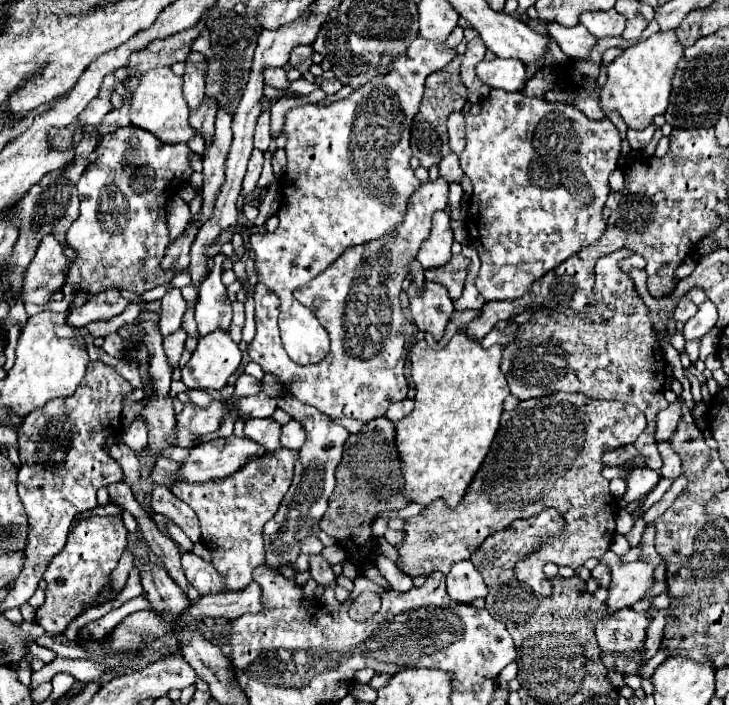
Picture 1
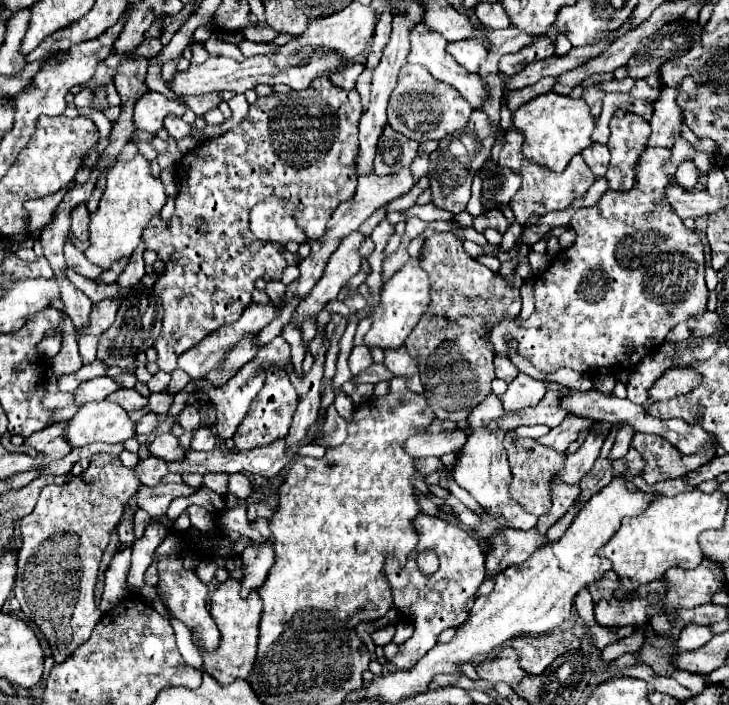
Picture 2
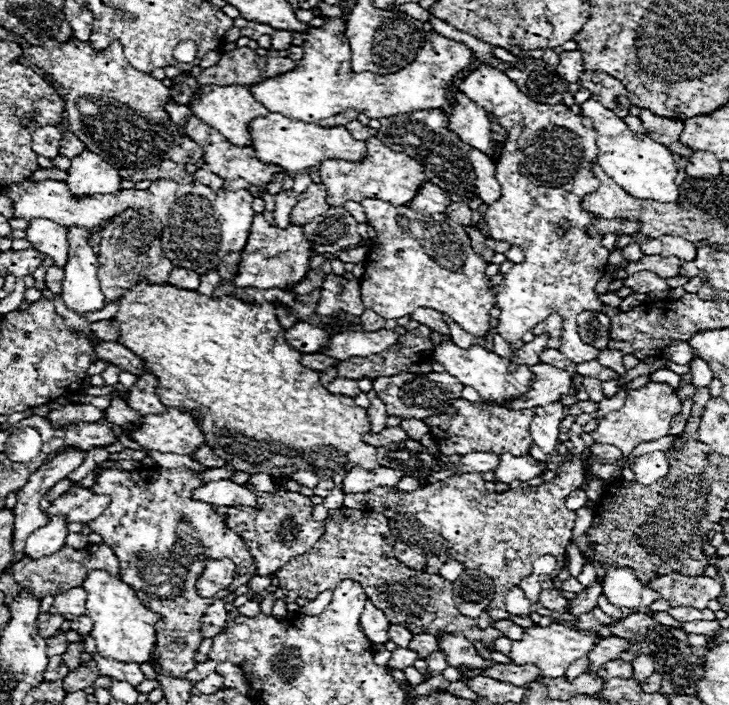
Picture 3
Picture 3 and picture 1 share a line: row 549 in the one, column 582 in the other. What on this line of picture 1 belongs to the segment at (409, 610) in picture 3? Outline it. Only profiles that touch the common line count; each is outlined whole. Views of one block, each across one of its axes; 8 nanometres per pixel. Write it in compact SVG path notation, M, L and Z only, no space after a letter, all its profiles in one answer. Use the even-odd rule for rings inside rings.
M618 250L616 254L608 254L596 262L596 286L592 294L592 302L584 312L558 312L550 308L538 310L532 320L524 322L522 328L516 334L516 340L504 348L504 358L500 364L500 370L504 370L504 376L510 384L510 392L520 398L540 398L546 392L580 392L588 398L598 398L598 400L620 400L624 404L636 404L638 410L644 412L648 426L646 430L638 436L636 444L626 444L620 448L610 450L604 454L604 462L612 466L620 466L636 456L642 456L646 460L646 466L652 470L660 470L660 454L656 450L656 414L668 406L664 398L664 384L666 384L666 358L660 348L658 334L654 330L654 322L650 318L648 306L642 302L638 296L634 282L620 270L620 262L628 256L632 256L632 250Z

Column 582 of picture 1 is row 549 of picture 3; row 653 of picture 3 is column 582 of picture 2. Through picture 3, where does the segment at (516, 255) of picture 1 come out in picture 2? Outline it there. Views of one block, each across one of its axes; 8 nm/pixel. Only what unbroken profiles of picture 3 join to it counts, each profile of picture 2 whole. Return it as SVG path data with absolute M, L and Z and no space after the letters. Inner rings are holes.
M510 128L504 136L504 146L502 146L502 152L498 158L500 166L508 166L508 170L512 170L514 174L518 174L522 178L520 190L512 196L512 202L510 202L510 208L514 210L514 216L520 224L524 224L532 212L546 214L546 212L568 208L576 198L584 196L586 190L594 184L596 176L592 174L592 170L588 170L588 164L584 162L584 158L580 154L576 154L570 160L570 164L566 166L564 172L552 172L546 166L536 166L536 162L528 162L528 158L524 158L522 150L520 150L522 142L524 142L524 134L520 134L520 130L516 130L516 128Z

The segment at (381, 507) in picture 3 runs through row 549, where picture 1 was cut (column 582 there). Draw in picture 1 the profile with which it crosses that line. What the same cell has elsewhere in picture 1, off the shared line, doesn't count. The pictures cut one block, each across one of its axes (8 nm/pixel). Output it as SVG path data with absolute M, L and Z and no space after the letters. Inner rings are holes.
M556 392L544 398L532 398L518 404L518 408L504 412L500 430L496 434L496 440L492 442L492 448L480 466L480 470L474 476L474 482L470 484L466 496L456 508L448 508L444 500L436 500L426 506L426 510L414 518L406 520L404 532L404 544L400 546L400 570L408 576L430 576L430 572L440 570L442 574L448 574L450 568L460 562L468 560L472 552L476 552L484 538L492 532L504 530L510 526L516 518L528 518L534 512L540 512L544 506L554 506L562 512L566 520L566 528L560 536L552 538L550 546L540 548L530 562L518 564L516 572L518 578L528 584L534 592L540 592L542 596L552 594L552 580L544 576L544 566L548 562L554 562L558 566L570 566L580 568L588 558L600 558L612 544L612 538L616 534L616 498L608 490L608 480L602 476L602 470L606 468L602 462L604 452L634 442L640 432L646 428L646 418L636 406L622 404L622 402L606 402L606 400L590 400L584 394L566 394Z

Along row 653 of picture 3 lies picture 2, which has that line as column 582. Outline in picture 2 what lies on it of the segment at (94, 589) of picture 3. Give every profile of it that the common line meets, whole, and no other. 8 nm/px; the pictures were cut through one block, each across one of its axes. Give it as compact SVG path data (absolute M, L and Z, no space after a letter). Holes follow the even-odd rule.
M548 92L522 104L514 112L514 126L526 136L522 146L526 158L548 166L554 172L562 172L574 154L580 154L584 148L592 146L596 118L590 114L590 106L584 102L584 98L570 98Z

